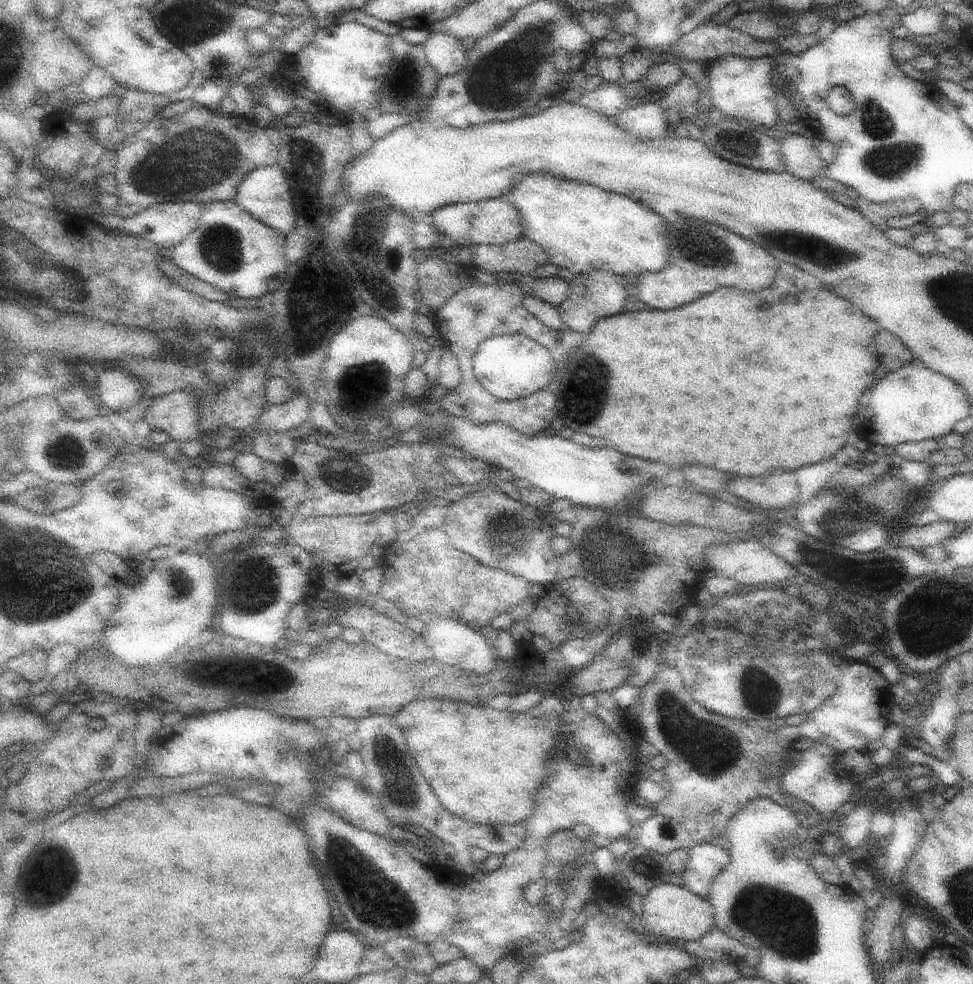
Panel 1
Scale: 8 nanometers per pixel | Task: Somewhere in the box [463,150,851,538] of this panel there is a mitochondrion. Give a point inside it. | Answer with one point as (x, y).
(801, 244)

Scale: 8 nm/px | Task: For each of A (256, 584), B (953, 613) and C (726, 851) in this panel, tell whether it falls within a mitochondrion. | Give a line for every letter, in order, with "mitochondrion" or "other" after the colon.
A: mitochondrion
B: mitochondrion
C: other

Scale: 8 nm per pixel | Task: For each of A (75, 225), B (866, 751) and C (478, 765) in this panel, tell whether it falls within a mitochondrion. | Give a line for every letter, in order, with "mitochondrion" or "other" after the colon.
A: other
B: other
C: other

